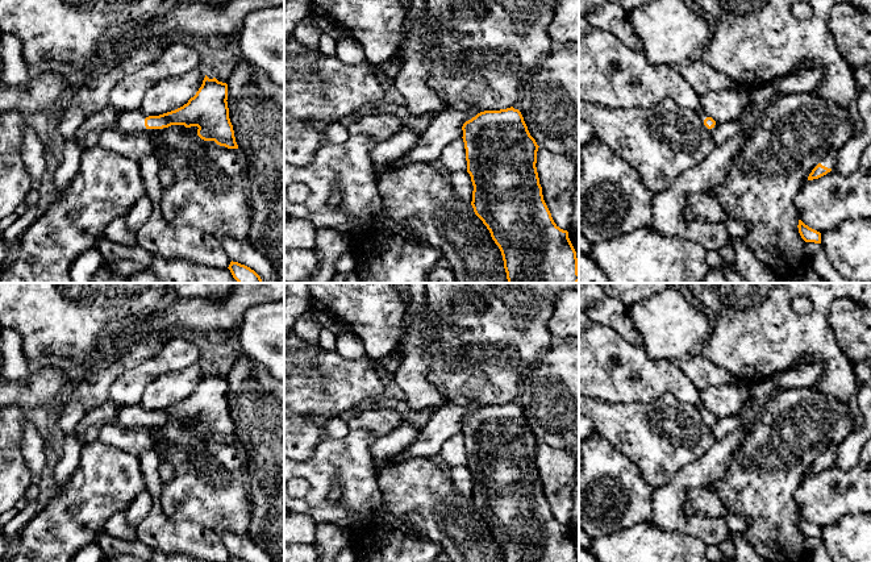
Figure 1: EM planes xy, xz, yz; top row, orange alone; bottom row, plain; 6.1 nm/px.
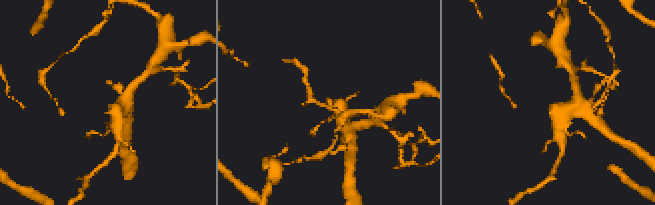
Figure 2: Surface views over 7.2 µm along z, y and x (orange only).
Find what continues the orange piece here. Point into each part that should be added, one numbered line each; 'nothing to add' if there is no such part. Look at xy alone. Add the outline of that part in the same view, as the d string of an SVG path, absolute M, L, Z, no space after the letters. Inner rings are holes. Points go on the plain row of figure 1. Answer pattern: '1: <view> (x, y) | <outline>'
1: xy (129, 416) | M139 404L120 407L116 415L117 425L122 429L146 426L145 408Z

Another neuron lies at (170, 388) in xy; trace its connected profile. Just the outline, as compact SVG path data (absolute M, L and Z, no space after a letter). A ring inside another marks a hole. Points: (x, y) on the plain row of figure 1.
M199 362L161 375L145 388L138 404L142 405L146 412L175 405L196 390L204 372L205 363Z

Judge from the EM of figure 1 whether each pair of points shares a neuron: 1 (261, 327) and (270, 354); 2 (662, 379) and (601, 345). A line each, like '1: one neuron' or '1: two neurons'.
1: one neuron
2: one neuron

